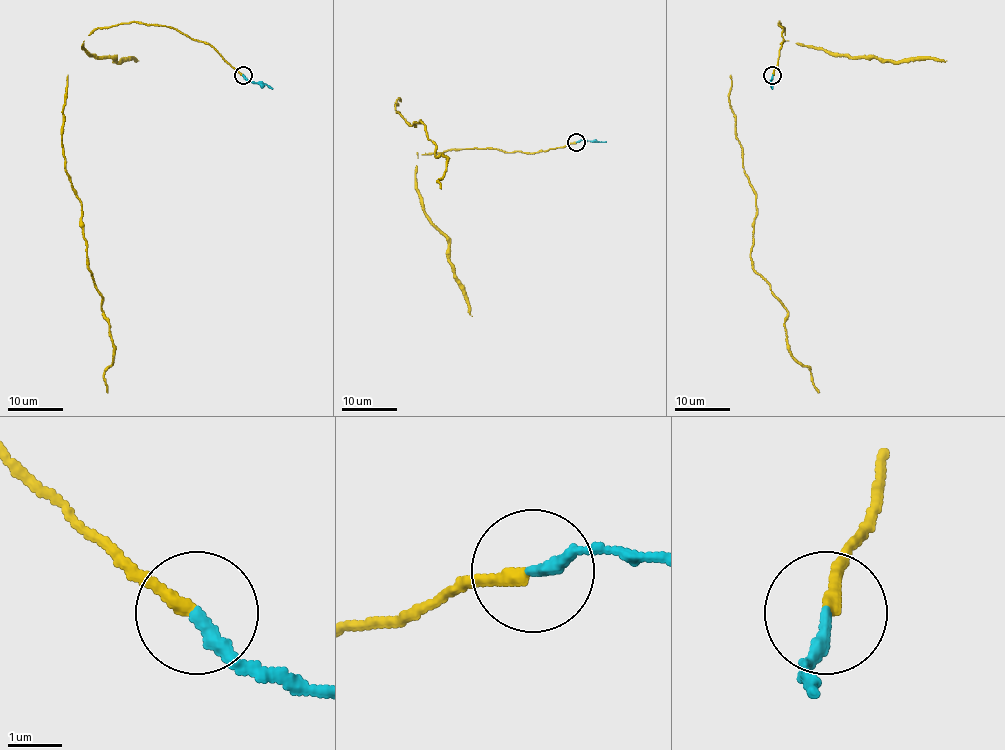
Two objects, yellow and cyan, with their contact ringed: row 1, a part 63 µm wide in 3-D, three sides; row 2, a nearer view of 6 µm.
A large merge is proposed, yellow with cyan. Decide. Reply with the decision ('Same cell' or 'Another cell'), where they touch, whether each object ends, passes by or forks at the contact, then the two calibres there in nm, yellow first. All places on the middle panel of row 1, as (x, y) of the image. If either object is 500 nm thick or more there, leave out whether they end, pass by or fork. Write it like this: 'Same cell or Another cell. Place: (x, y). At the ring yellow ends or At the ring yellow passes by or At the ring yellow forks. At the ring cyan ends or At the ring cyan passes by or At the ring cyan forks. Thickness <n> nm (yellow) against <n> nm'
Another cell. Place: (576, 142). At the ring yellow ends. At the ring cyan ends. Thickness 240 nm (yellow) against 260 nm

